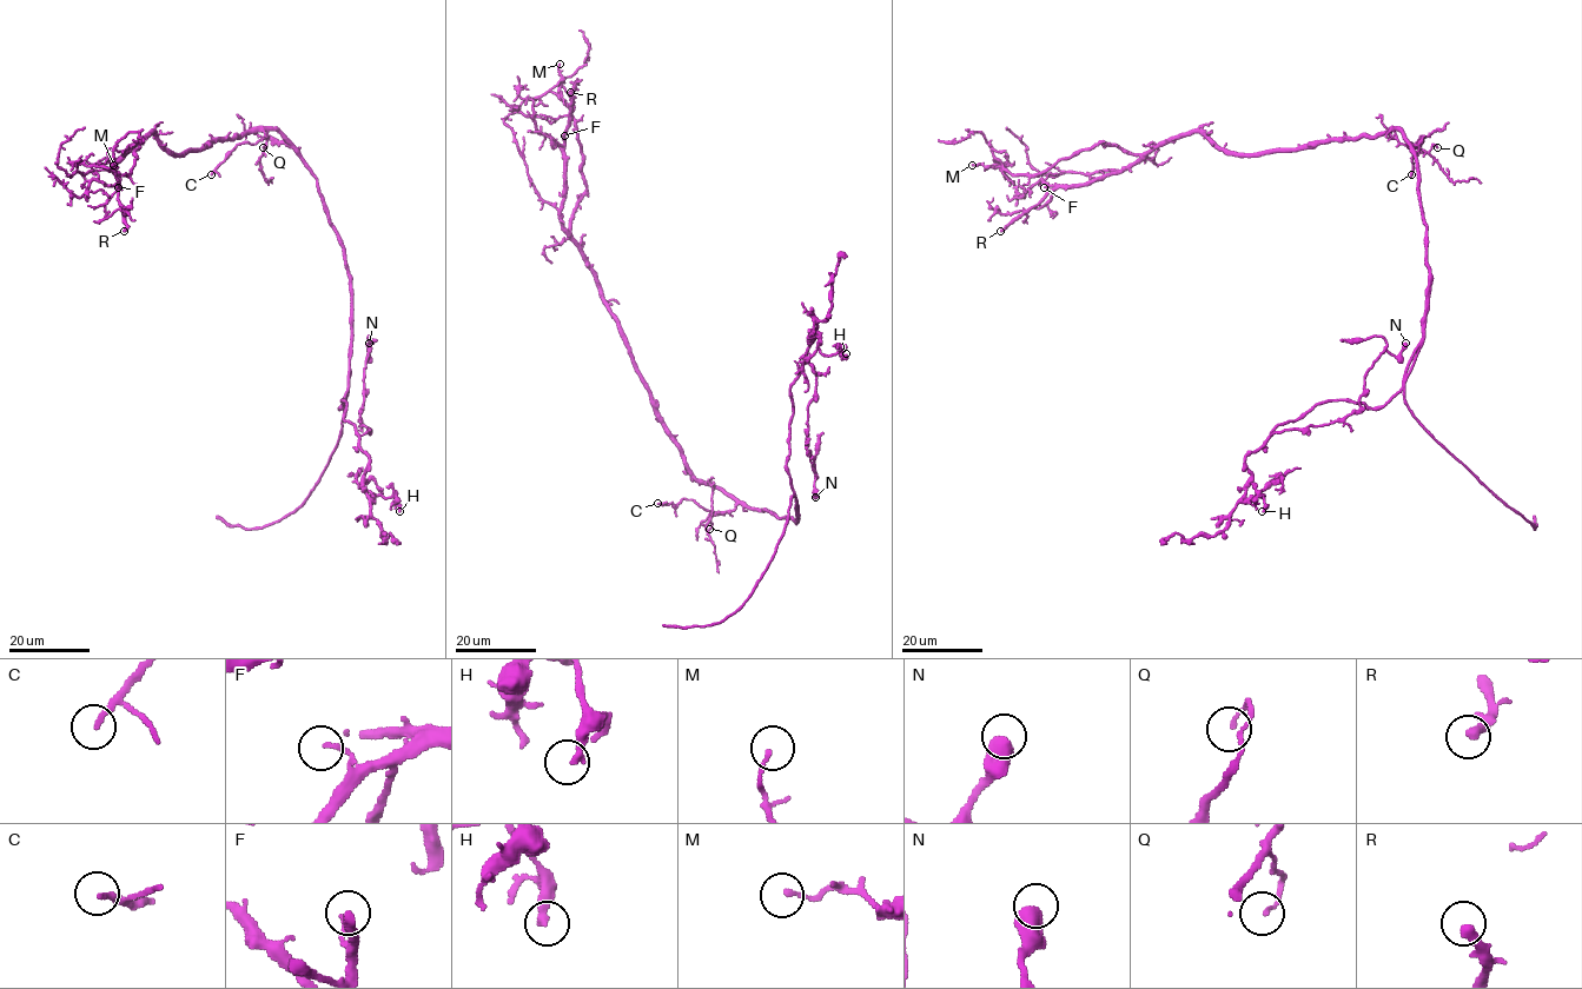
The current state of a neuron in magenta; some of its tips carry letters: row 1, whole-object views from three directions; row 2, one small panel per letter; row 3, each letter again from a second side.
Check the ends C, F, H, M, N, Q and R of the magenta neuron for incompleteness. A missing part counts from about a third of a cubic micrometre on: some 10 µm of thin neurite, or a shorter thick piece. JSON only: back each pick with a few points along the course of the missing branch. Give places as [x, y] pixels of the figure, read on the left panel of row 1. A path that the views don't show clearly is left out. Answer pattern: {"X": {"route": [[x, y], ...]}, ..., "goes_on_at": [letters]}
{"C": {"route": [[211, 174], [204, 196], [206, 206]]}, "goes_on_at": ["C", "R"]}

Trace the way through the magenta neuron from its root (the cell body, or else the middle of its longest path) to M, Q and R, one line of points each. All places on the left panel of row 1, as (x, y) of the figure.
M: (302, 158), (275, 130), (184, 154), (152, 132), (124, 154), (140, 145), (127, 176), (103, 166), (113, 165)
Q: (302, 158), (275, 130), (266, 132), (264, 152), (265, 145), (263, 147)
R: (302, 158), (275, 130), (219, 138), (184, 154), (171, 154), (152, 132), (116, 165), (124, 231)

